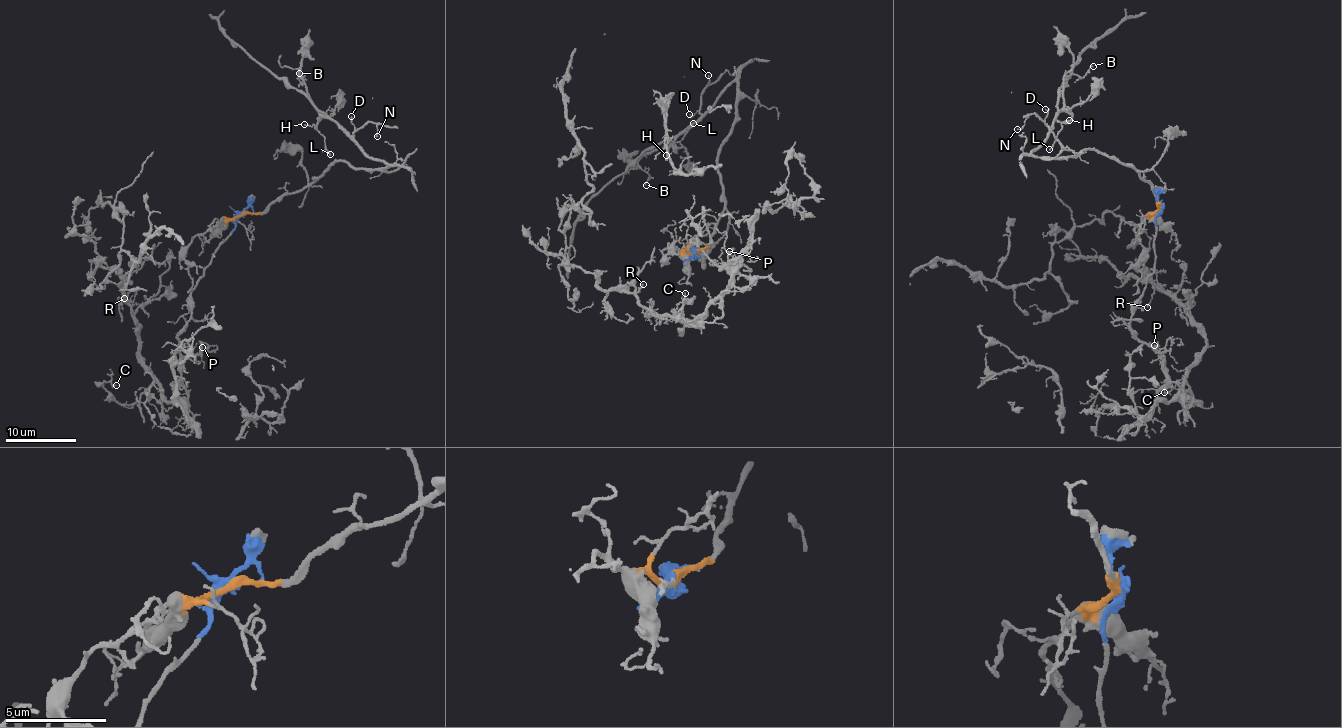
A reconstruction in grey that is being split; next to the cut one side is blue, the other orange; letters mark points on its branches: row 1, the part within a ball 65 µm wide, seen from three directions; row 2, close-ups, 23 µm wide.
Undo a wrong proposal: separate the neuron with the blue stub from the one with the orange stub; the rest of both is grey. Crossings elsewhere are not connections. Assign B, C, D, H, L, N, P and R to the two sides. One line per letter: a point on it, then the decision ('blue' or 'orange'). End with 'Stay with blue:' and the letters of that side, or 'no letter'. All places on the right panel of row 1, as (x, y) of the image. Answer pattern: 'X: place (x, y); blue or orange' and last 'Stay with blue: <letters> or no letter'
B: place (1093, 66); orange
C: place (1164, 392); blue
D: place (1045, 109); orange
H: place (1069, 120); orange
L: place (1049, 149); orange
N: place (1017, 129); orange
P: place (1154, 345); blue
R: place (1147, 307); blue
Stay with blue: C, P, R

